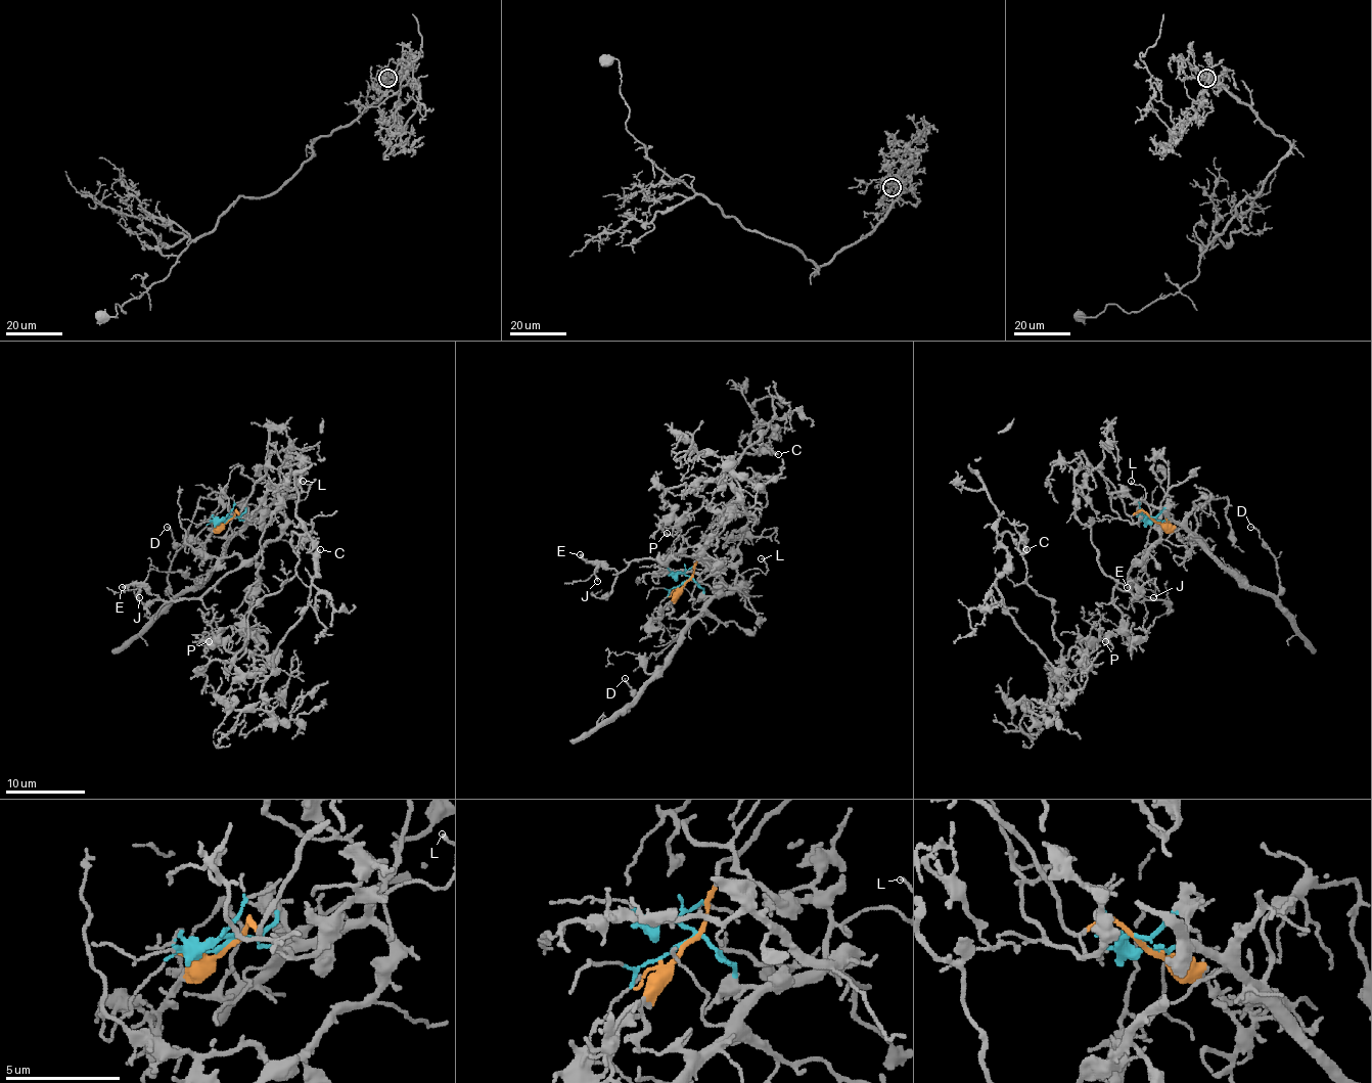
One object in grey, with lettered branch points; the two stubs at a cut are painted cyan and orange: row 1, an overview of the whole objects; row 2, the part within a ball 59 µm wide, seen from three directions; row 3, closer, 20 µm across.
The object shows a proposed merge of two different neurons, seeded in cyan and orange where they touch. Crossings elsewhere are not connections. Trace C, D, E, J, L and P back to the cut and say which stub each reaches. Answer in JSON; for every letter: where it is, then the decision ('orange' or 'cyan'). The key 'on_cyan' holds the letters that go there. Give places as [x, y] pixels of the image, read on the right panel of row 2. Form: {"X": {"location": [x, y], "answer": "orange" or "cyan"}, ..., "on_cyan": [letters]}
{"C": {"location": [1026, 549], "answer": "orange"}, "D": {"location": [1250, 527], "answer": "cyan"}, "E": {"location": [1127, 587], "answer": "cyan"}, "J": {"location": [1153, 597], "answer": "cyan"}, "L": {"location": [1131, 481], "answer": "cyan"}, "P": {"location": [1105, 641], "answer": "orange"}, "on_cyan": ["D", "E", "J", "L"]}

